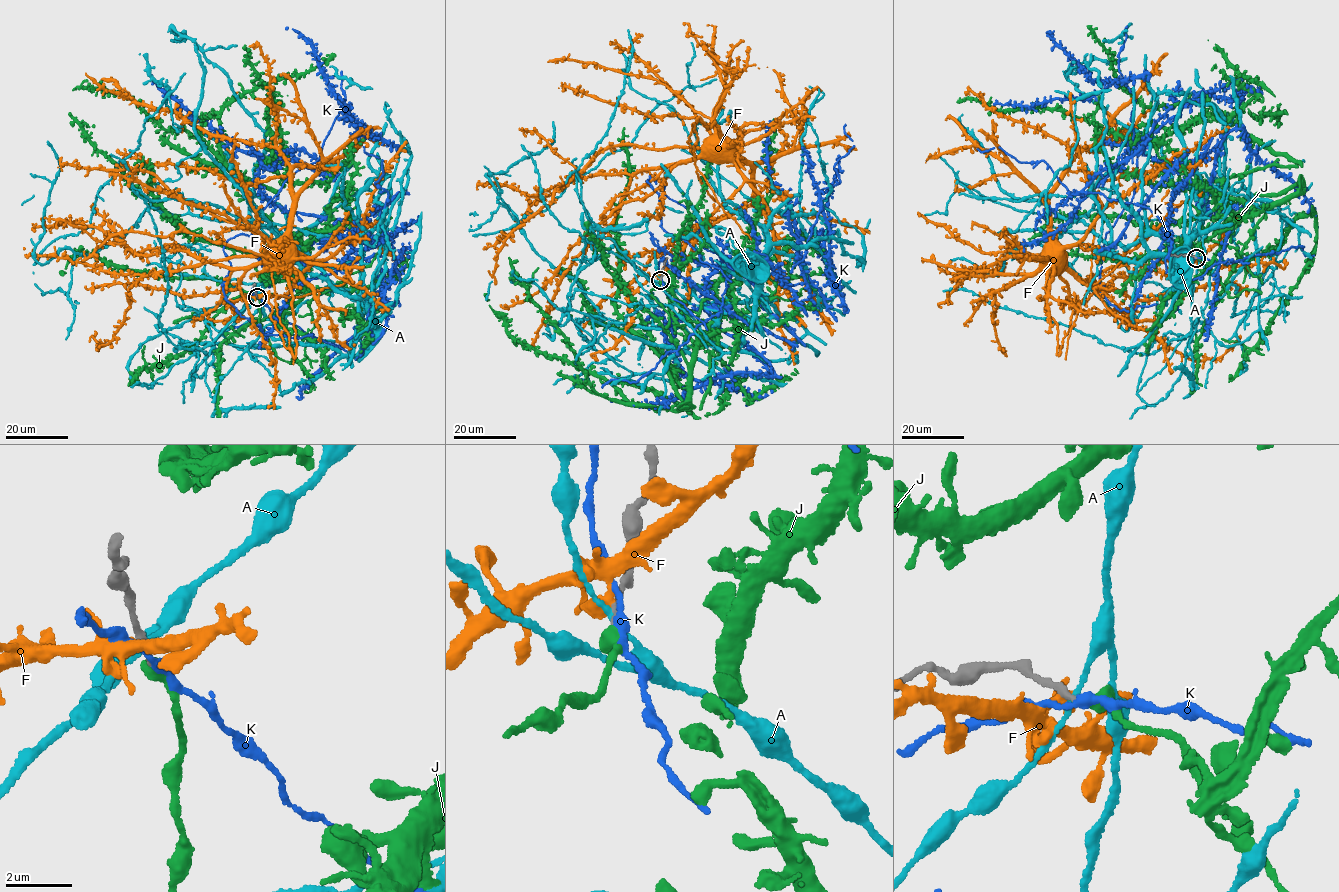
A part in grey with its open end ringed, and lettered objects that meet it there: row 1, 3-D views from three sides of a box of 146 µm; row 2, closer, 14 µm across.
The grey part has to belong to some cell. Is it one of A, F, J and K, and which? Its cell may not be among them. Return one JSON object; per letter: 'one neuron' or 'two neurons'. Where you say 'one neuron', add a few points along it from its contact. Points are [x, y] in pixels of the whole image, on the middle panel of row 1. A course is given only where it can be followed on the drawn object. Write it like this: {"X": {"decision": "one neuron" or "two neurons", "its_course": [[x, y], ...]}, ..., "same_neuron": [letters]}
{"A": {"decision": "two neurons"}, "F": {"decision": "two neurons"}, "J": {"decision": "one neuron"}, "K": {"decision": "two neurons"}, "same_neuron": ["J"]}

